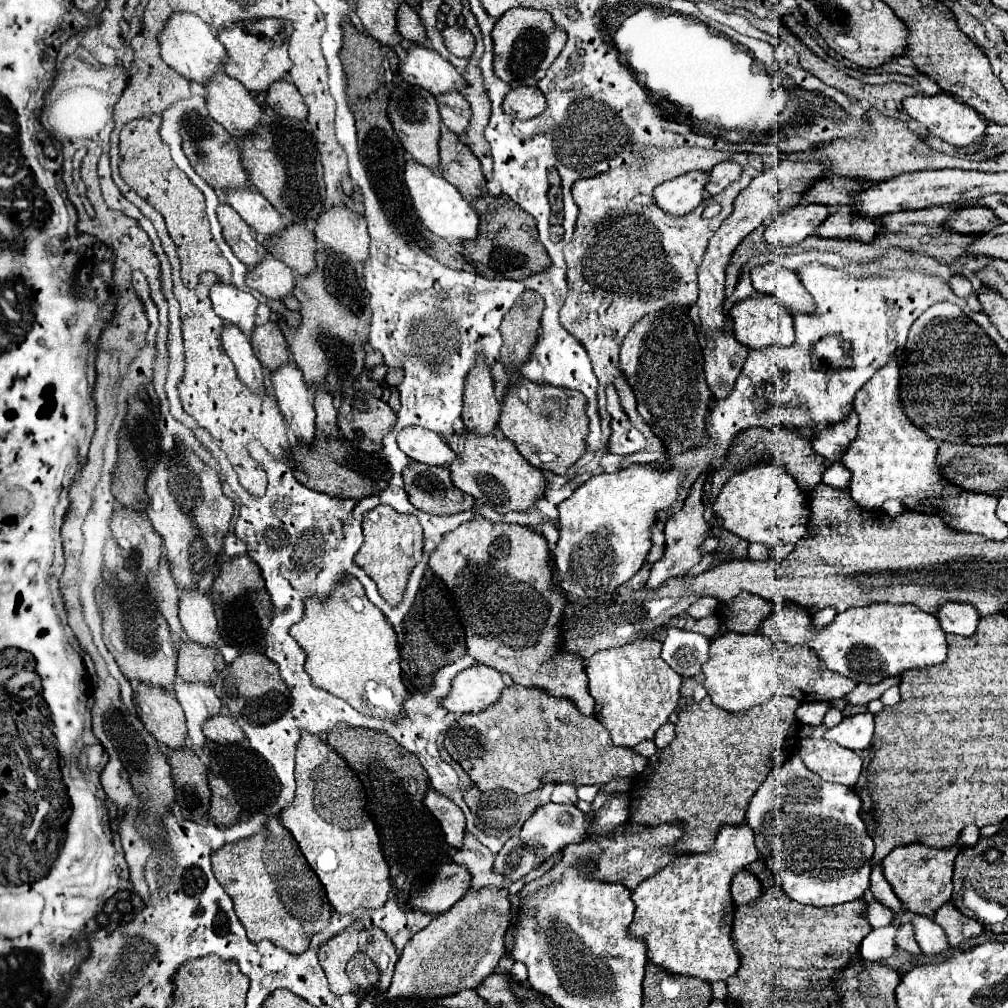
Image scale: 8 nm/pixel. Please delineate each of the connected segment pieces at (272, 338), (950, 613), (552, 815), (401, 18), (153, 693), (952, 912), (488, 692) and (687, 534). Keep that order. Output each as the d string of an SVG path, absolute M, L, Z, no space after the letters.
M268 322L264 326L258 326L258 330L252 332L250 342L252 342L256 358L270 372L274 368L280 368L282 364L286 364L290 360L288 342L286 342L286 338L280 332L280 328L278 328L276 322Z
M946 602L938 614L936 614L942 630L946 634L956 636L974 636L980 616L972 604L958 604L958 602Z
M548 802L540 808L536 808L536 812L522 826L522 830L504 844L504 848L496 854L494 868L496 868L496 872L504 874L506 882L514 882L518 878L524 878L530 872L530 868L536 868L544 860L548 860L554 852L564 850L568 844L582 842L584 834L586 834L584 814L574 814L574 806L570 806L570 804Z
M400 2L396 18L398 18L400 36L404 36L406 40L412 40L416 44L424 44L426 42L426 30L422 26L422 20L420 20L418 12L412 6L408 6L406 2Z
M140 684L136 690L136 712L146 730L166 748L186 748L186 720L174 692Z
M950 902L944 904L942 908L938 908L938 912L934 914L934 922L938 926L942 926L942 930L948 936L950 946L954 946L954 948L964 946L968 940L972 940L984 932L980 922L962 916Z
M474 664L454 678L452 692L442 700L442 706L456 714L480 712L498 702L504 688L506 680L498 670L484 664Z
M700 476L694 486L692 486L692 492L690 496L684 500L684 508L670 516L666 520L666 528L664 528L665 534L665 551L664 556L660 562L656 562L650 570L650 578L646 582L646 590L656 590L660 588L668 578L674 578L674 576L682 576L686 570L690 570L696 562L700 562L702 554L698 550L698 546L704 542L704 538L710 534L710 526L708 522L702 518L704 516L704 504L702 504L702 488L704 488L704 476Z

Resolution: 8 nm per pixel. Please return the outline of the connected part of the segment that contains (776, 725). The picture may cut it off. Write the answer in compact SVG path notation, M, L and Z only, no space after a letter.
M706 696L702 702L692 702L684 710L678 712L676 722L676 738L666 746L658 748L654 756L648 758L648 764L642 772L634 774L632 786L628 790L630 798L630 822L644 826L660 826L660 824L678 824L684 830L684 836L676 842L674 852L690 854L710 850L714 844L714 836L724 824L742 824L748 804L764 782L770 764L778 764L776 752L784 750L784 760L794 754L798 740L798 720L794 716L800 702L790 696L770 698L766 704L754 706L746 712L728 712L724 708L714 706L714 702Z

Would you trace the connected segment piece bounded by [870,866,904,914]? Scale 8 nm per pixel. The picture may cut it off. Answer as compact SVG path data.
M874 866L872 870L872 876L870 876L870 892L874 896L874 900L878 900L882 906L890 908L892 912L902 912L904 906L902 902L898 900L898 896L892 892L890 884L886 882L886 878L882 876L882 868L880 866Z

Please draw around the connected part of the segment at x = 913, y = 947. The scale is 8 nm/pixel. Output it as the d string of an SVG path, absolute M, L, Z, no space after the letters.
M906 922L906 924L902 924L902 926L898 928L896 944L898 944L898 948L902 948L904 952L908 952L908 954L912 954L912 956L920 956L920 954L922 954L922 952L920 952L920 946L918 946L916 940L914 940L914 926L912 926L912 922Z

